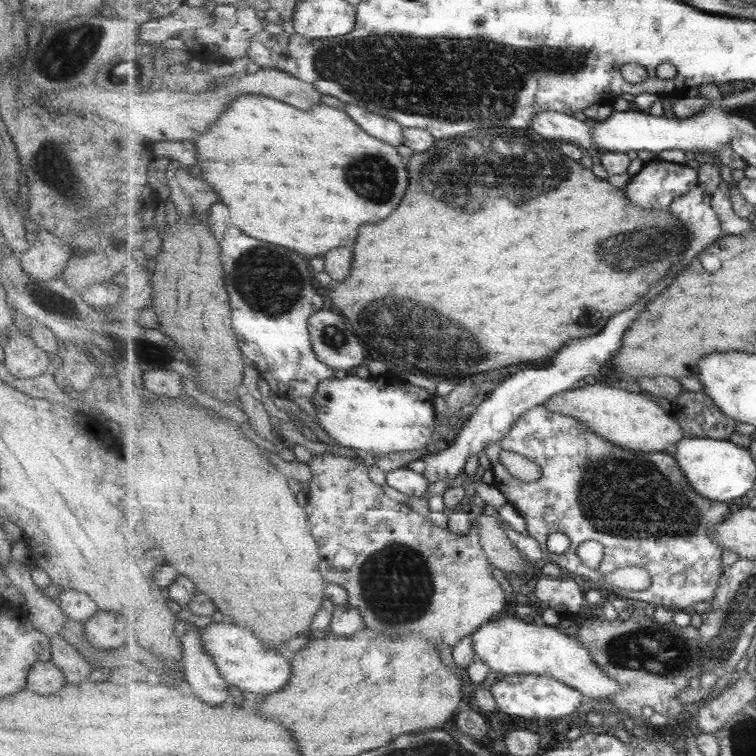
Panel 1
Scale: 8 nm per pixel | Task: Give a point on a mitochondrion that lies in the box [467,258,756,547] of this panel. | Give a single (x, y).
(623, 498)

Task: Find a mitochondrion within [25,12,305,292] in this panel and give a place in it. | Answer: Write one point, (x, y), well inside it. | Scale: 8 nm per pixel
(69, 52)

